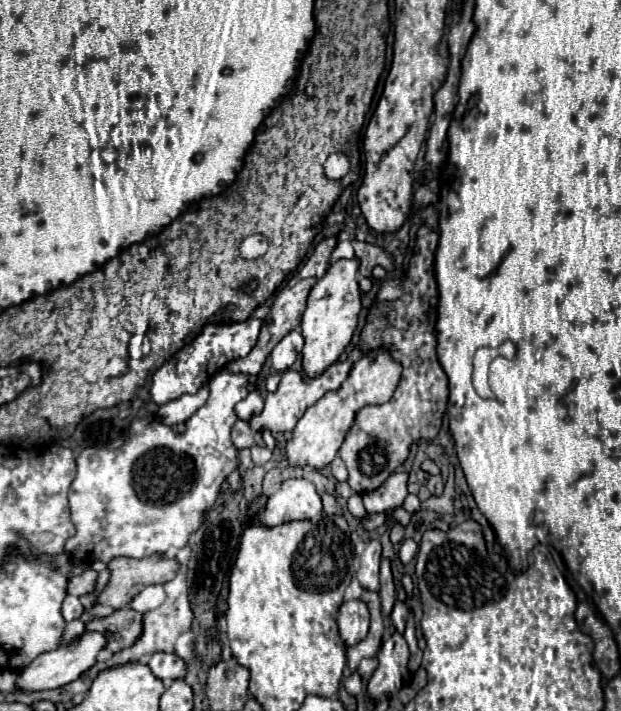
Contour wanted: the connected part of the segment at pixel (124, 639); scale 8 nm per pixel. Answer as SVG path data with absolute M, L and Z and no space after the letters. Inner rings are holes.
M131 608L115 610L107 618L93 618L85 624L85 632L101 632L107 638L105 650L117 652L121 648L131 646L141 634L141 614Z

